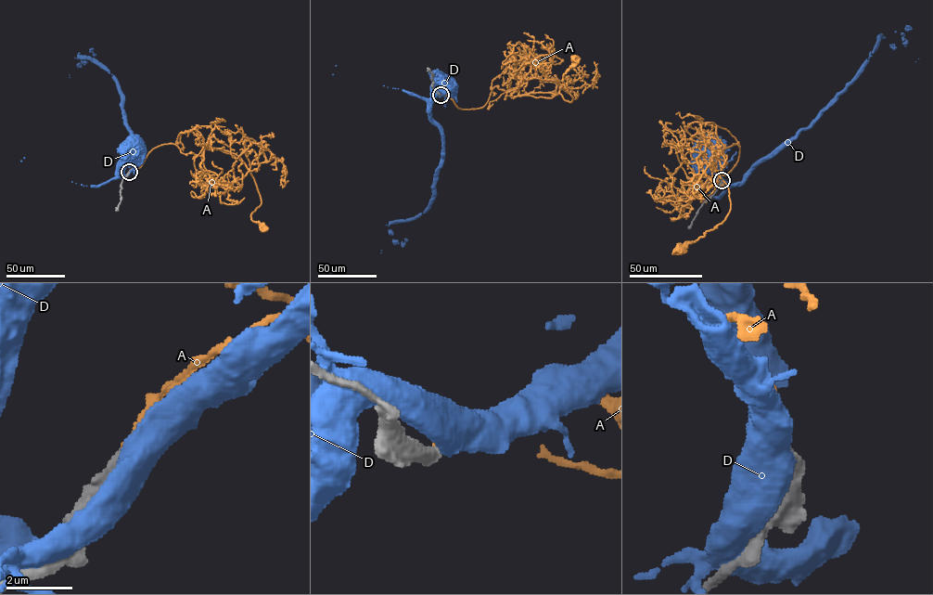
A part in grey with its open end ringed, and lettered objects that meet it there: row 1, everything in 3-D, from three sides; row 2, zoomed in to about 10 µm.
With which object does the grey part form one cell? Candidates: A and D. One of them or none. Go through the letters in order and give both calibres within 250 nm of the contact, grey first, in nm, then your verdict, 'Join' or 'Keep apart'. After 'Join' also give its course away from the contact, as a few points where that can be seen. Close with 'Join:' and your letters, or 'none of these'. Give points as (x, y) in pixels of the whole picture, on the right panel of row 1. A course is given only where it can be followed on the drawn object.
A: Thickness 400 nm (grey) against 260 nm. Join. Its course: (721, 180), (736, 163), (737, 144), (710, 158), (718, 158), (715, 149), (724, 155), (729, 213), (677, 249)
D: Thickness 420 nm (grey) against 700 nm. Keep apart
Join: A

